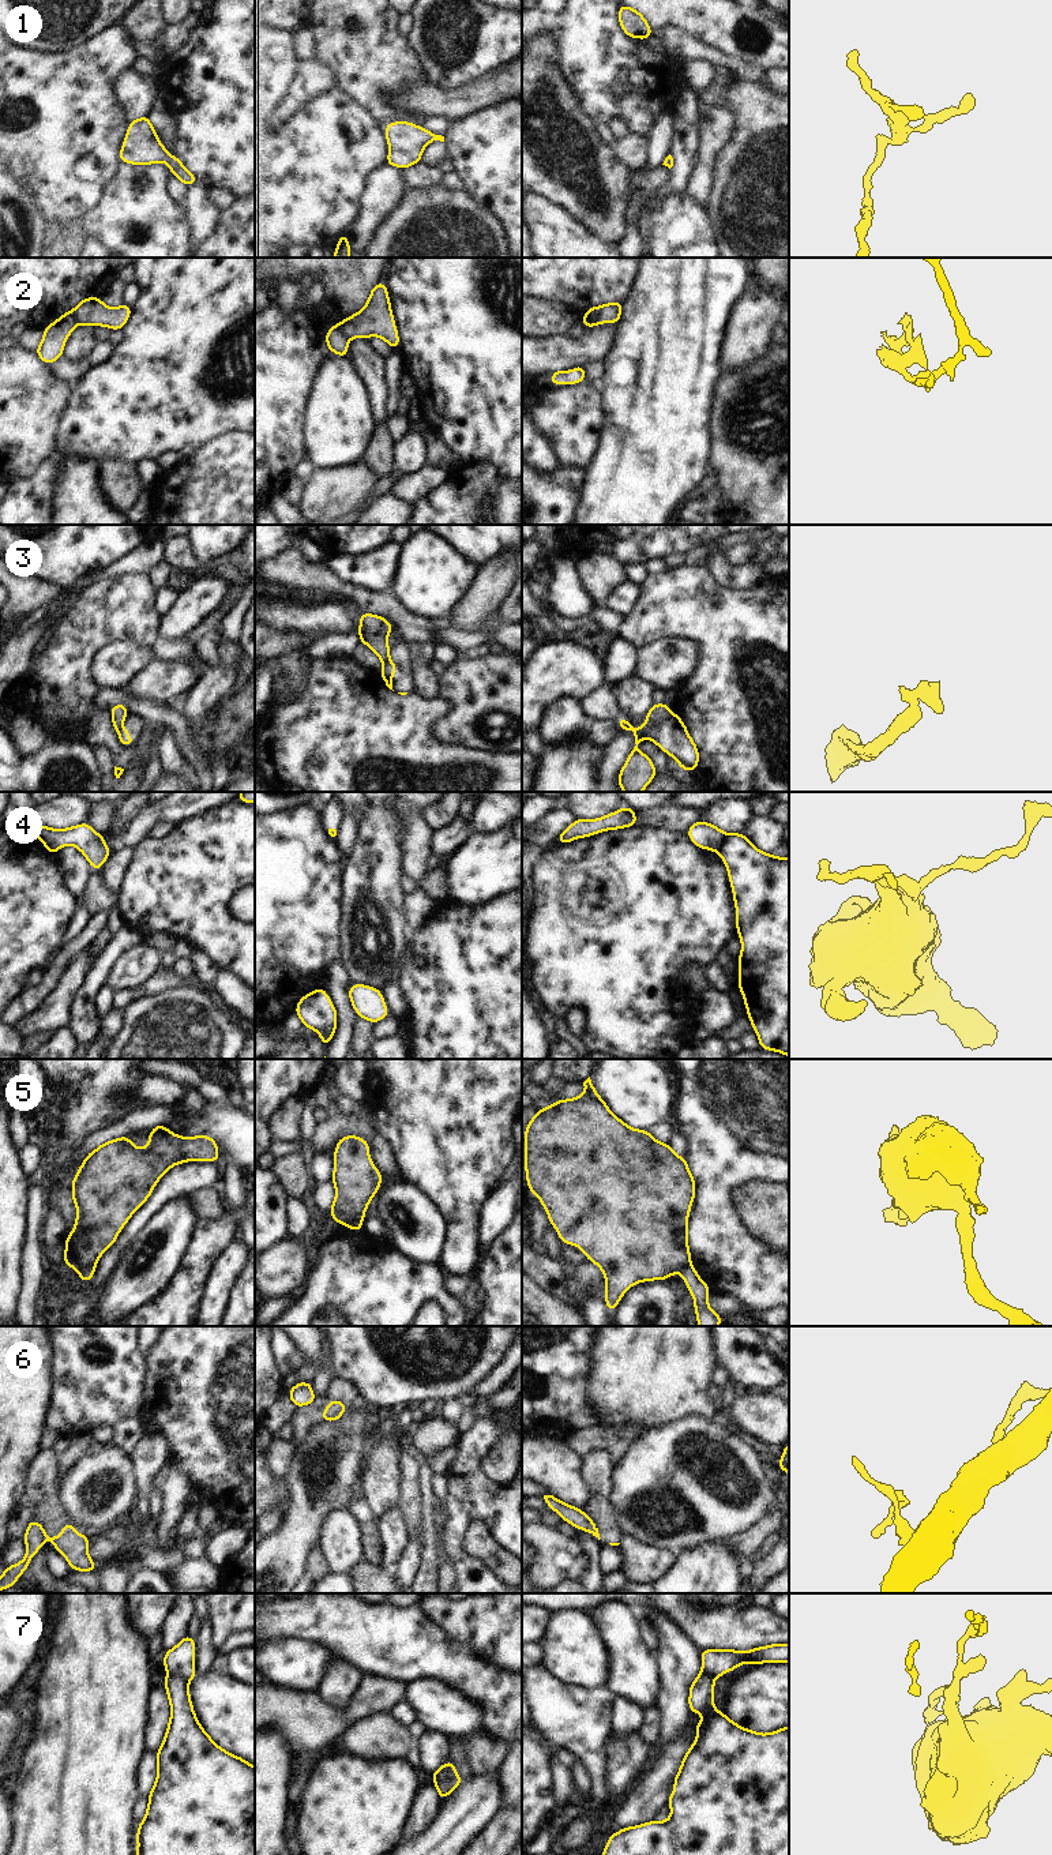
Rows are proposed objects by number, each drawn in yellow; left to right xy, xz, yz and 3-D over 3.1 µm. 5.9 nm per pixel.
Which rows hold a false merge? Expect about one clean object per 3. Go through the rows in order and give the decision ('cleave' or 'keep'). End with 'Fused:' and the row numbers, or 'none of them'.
1: keep
2: cleave
3: cleave
4: cleave
5: cleave
6: cleave
7: cleave
Fused: 2, 3, 4, 5, 6, 7

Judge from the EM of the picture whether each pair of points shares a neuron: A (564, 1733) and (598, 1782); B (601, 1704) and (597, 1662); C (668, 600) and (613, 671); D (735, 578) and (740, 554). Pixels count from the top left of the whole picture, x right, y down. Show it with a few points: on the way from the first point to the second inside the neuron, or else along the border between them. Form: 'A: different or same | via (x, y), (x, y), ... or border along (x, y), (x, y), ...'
A: same | via (577, 1743), (596, 1762), (597, 1769)
B: different | border along (568, 1681), (583, 1686), (607, 1685)
C: different | border along (616, 634), (628, 639), (638, 649)
D: different | border along (725, 551), (725, 558), (732, 563), (750, 562)

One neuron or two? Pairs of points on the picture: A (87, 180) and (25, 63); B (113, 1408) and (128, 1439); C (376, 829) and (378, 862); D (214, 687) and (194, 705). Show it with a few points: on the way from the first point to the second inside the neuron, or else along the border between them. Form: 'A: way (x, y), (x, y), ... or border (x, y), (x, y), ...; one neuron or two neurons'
A: way (66, 151), (59, 126), (27, 92); one neuron
B: border (139, 1416), (123, 1419), (116, 1426); two neurons
C: way (378, 837), (378, 853); one neuron
D: way (209, 690), (199, 699); one neuron

